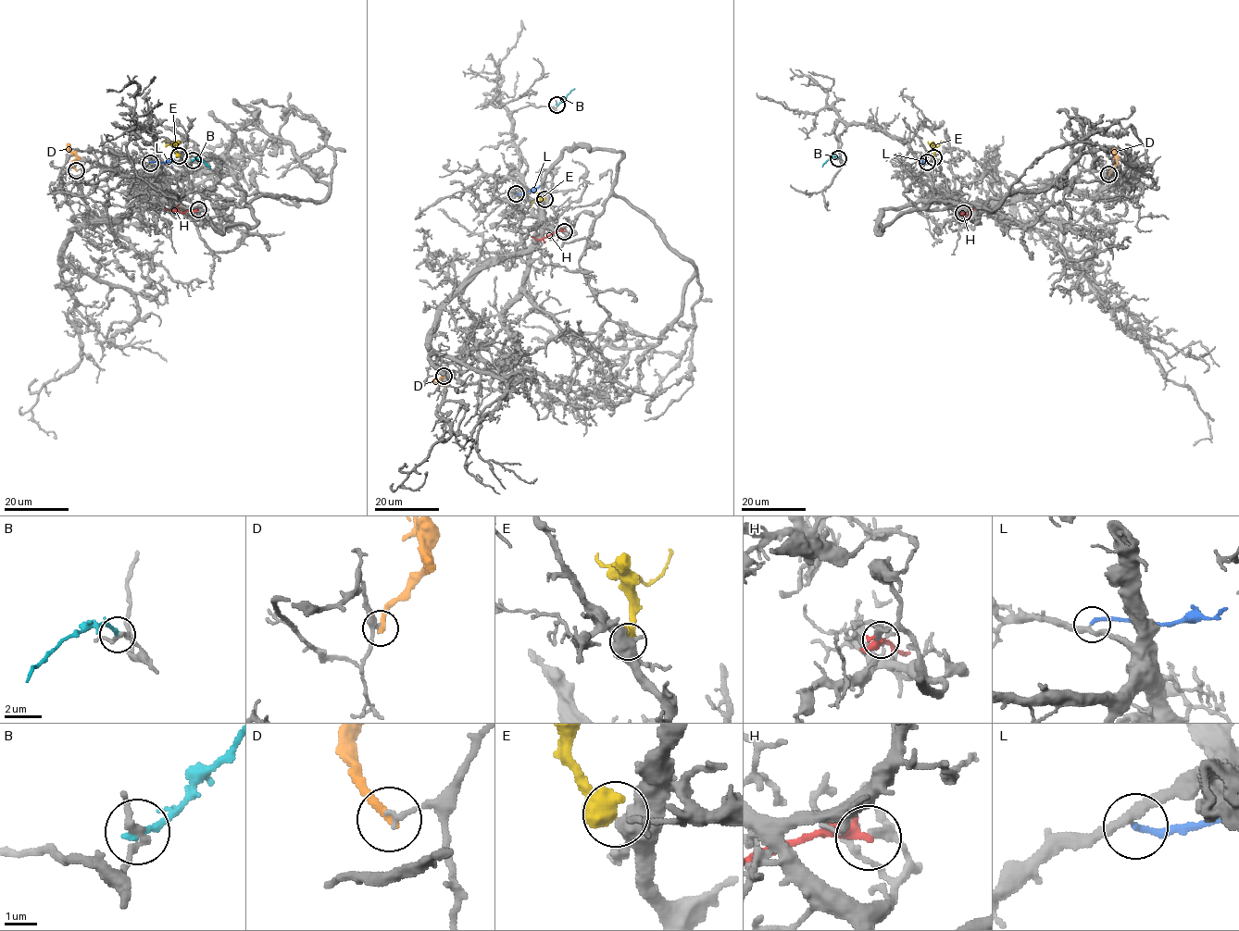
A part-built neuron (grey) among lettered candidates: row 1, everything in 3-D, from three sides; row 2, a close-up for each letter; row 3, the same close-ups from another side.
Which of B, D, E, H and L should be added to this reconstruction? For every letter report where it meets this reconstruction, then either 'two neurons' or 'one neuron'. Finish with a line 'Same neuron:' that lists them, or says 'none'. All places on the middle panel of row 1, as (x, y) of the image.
B: contact (556, 105); two neurons
D: contact (444, 376); two neurons
E: contact (544, 199); one neuron
H: contact (564, 231); two neurons
L: contact (516, 193); one neuron
Same neuron: E, L

